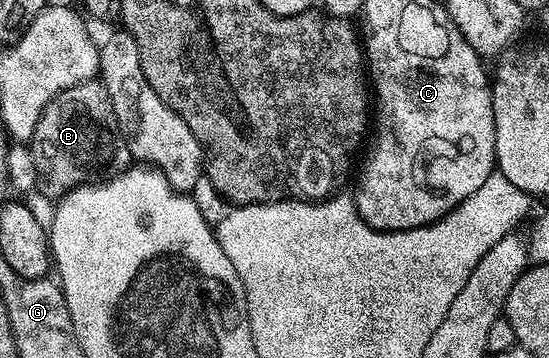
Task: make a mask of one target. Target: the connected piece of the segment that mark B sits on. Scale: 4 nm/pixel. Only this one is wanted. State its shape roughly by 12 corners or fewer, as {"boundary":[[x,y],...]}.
{"boundary":[[97,77],[35,125],[37,191],[52,201],[131,163]]}

